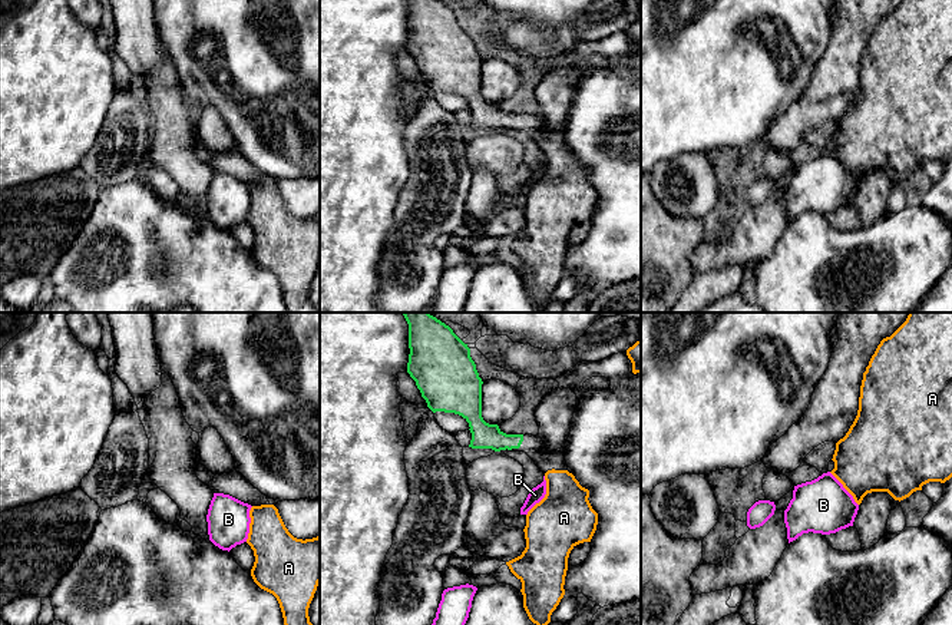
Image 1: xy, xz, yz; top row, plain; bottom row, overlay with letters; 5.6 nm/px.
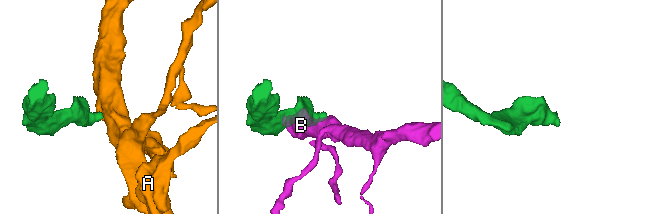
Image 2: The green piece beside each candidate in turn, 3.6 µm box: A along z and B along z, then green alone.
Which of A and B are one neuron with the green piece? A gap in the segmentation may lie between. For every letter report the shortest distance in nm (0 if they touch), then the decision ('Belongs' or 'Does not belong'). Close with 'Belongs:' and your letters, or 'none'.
A: Distance 200 nm. Belongs
B: Distance 220 nm. Does not belong
Belongs: A

